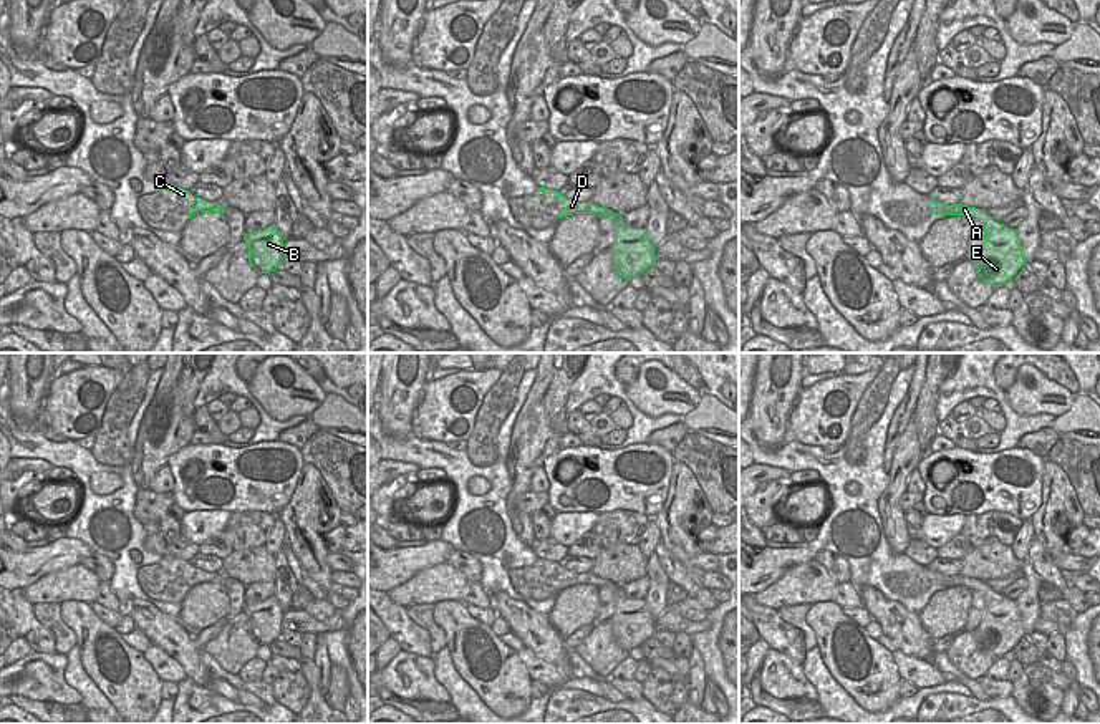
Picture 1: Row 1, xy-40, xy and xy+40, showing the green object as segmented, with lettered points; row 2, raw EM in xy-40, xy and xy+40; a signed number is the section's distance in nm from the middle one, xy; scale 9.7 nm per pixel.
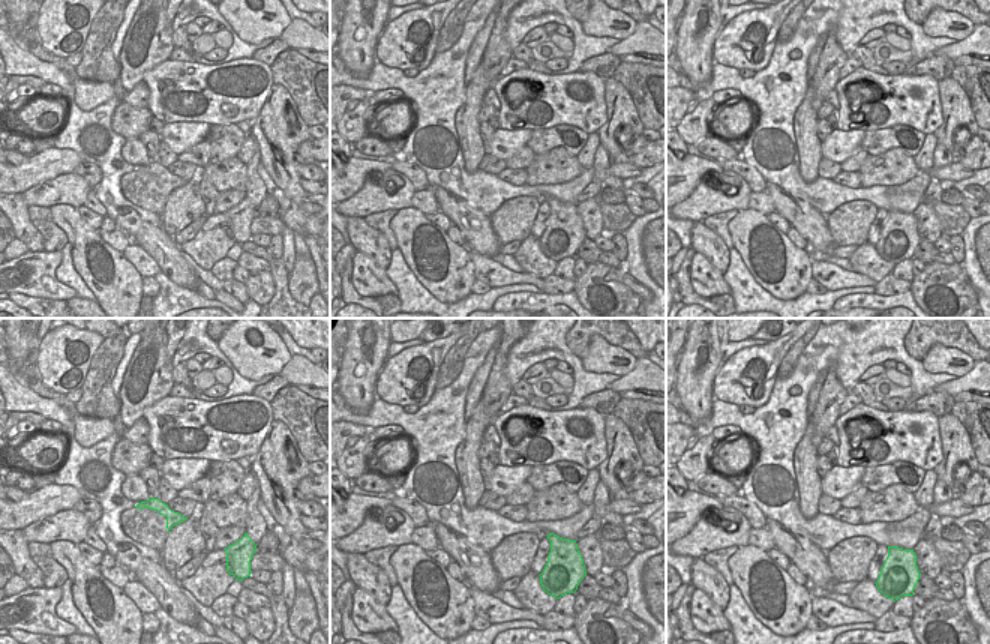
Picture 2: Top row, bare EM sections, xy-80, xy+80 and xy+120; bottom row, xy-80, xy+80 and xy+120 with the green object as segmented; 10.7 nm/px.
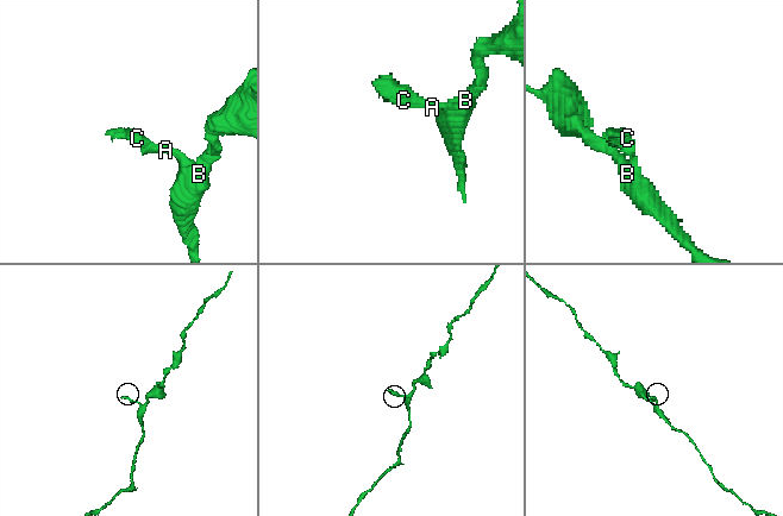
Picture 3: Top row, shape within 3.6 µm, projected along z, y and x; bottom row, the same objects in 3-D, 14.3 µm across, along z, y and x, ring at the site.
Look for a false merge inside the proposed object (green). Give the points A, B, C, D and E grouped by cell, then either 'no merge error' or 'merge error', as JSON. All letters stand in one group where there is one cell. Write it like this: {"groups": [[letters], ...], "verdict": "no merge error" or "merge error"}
{"groups": [["A", "B", "C", "D", "E"]], "verdict": "no merge error"}

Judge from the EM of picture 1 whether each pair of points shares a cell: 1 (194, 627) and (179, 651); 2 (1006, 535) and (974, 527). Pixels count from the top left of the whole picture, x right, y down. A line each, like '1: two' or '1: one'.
1: two
2: one

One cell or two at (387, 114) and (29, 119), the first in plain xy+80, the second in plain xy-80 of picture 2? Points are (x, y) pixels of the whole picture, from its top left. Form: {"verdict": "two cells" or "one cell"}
{"verdict": "one cell"}

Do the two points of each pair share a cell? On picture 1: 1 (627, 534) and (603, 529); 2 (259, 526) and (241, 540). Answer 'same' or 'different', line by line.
1: same
2: same

